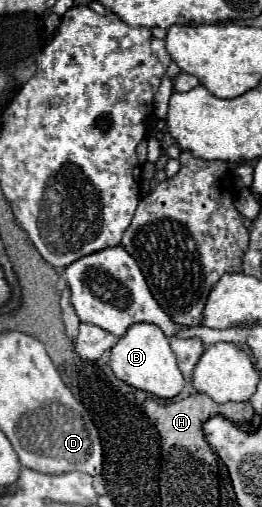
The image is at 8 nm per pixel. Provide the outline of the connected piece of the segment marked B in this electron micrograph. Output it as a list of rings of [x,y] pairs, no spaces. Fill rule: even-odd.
[[[135,324],[127,330],[125,336],[117,340],[117,344],[111,348],[109,366],[113,374],[123,380],[125,384],[145,390],[157,398],[175,398],[183,390],[183,376],[177,368],[175,354],[169,348],[169,340],[155,324]]]

